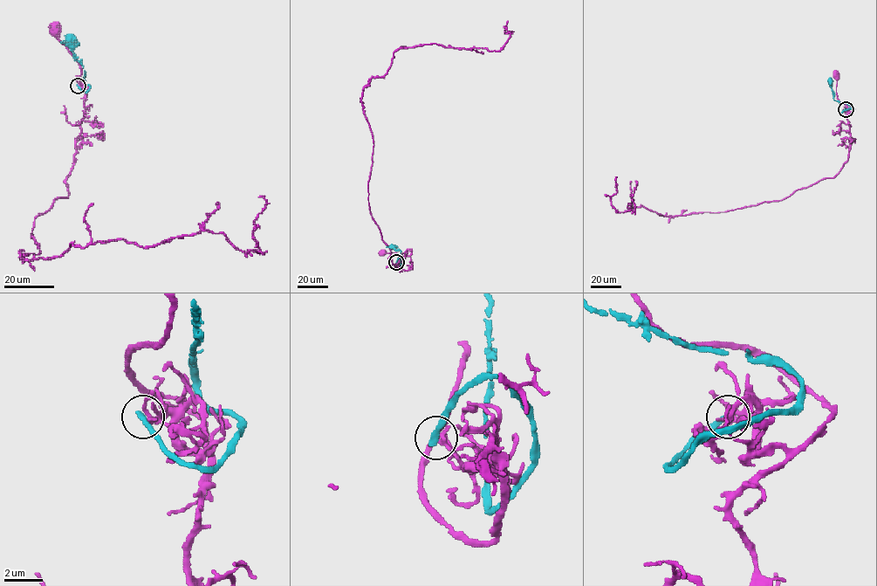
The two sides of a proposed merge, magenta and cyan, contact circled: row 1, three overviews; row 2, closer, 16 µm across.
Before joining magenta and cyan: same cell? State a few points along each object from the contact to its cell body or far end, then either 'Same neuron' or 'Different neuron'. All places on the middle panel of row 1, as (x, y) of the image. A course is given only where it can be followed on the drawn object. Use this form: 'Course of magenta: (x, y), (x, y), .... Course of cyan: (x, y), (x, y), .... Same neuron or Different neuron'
Course of magenta: (396, 262), (401, 265), (400, 270), (395, 266), (398, 254), (382, 251). Course of cyan: (396, 262), (401, 258), (404, 264), (400, 267), (400, 251), (393, 246). Different neuron

